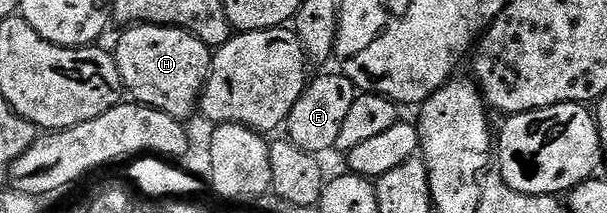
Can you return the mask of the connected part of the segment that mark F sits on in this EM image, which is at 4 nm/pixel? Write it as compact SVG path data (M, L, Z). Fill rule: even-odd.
M342 71L323 73L306 82L302 95L293 103L285 122L286 136L299 148L311 154L323 155L326 149L334 150L337 135L341 135L341 123L345 123L357 96L354 83Z

